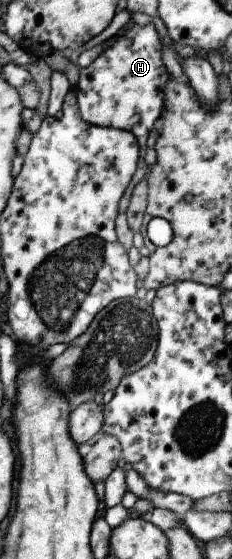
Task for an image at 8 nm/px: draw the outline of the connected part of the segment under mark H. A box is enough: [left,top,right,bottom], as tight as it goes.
[75,20,170,212]

